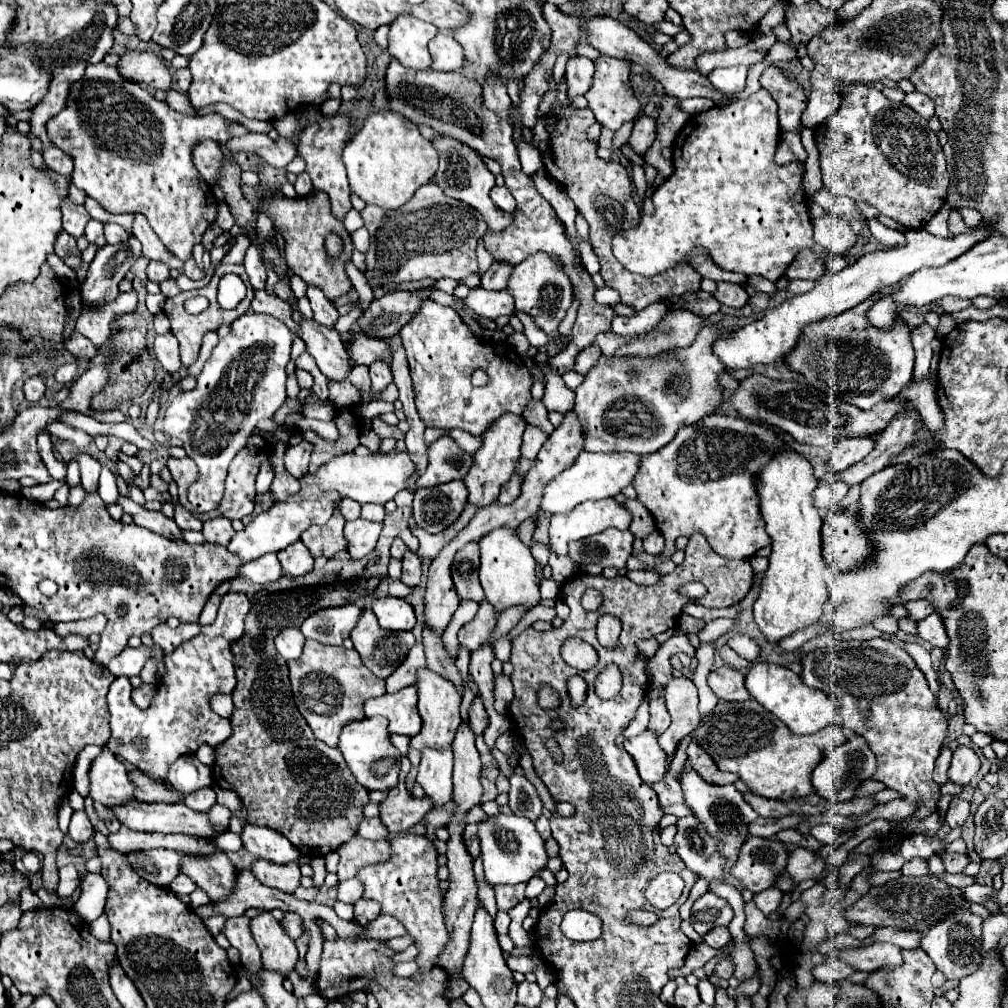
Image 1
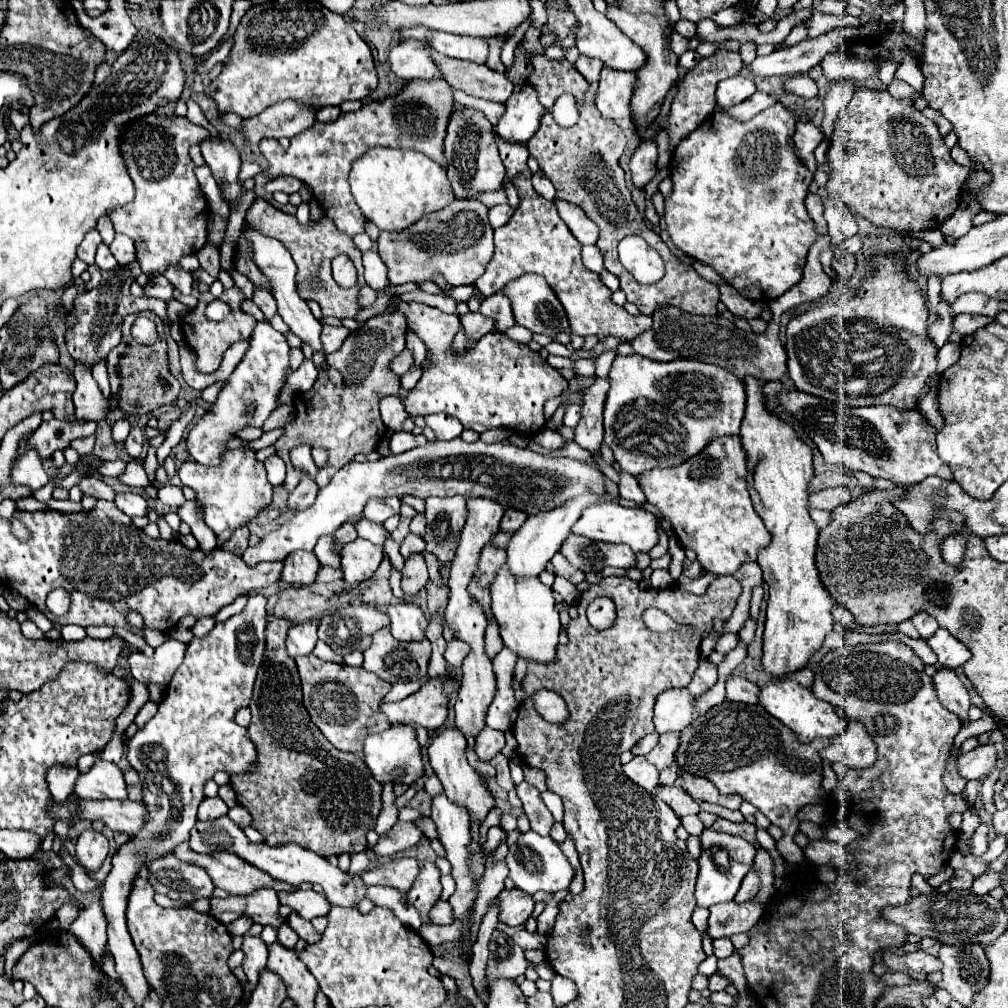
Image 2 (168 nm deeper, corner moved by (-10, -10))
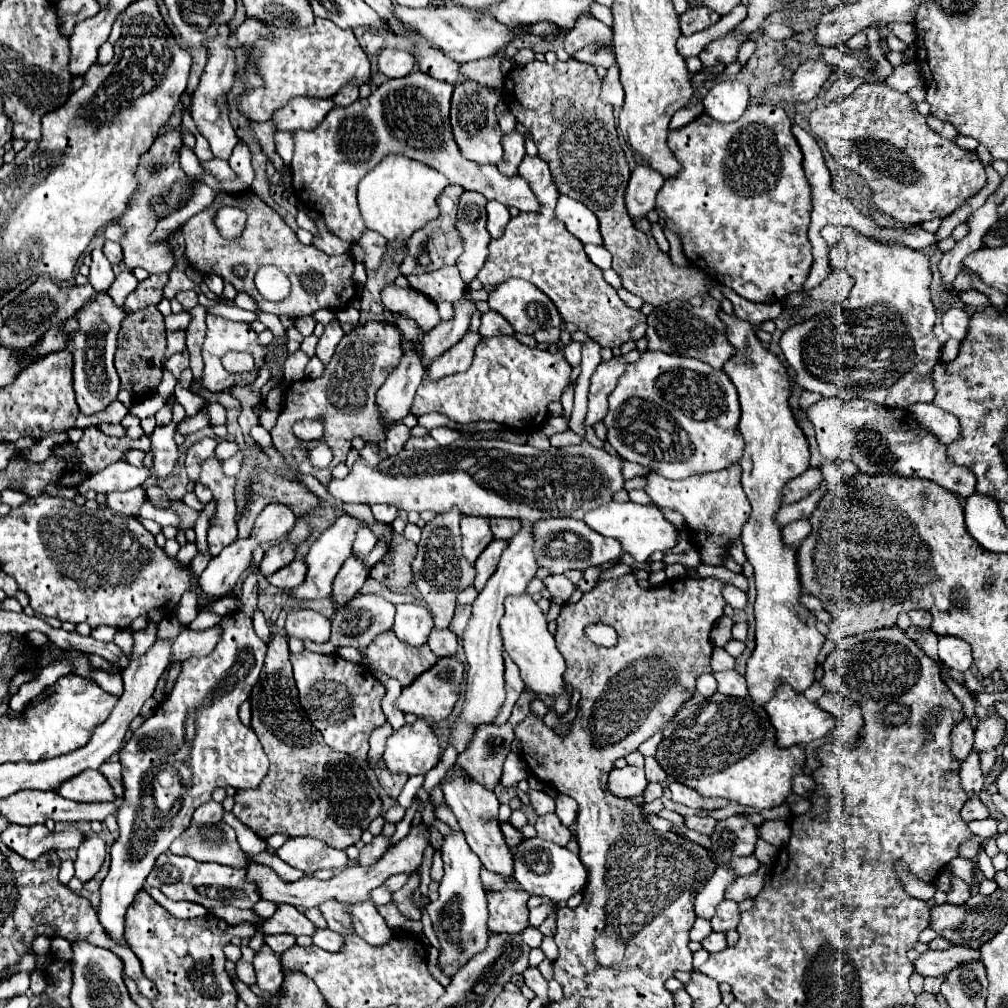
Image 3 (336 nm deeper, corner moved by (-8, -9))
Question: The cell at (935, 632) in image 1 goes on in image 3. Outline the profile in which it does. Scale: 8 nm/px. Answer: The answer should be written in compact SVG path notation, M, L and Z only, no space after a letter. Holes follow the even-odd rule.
M953 636L939 638L939 660L945 662L949 668L965 672L973 664L971 646L961 638L953 638Z

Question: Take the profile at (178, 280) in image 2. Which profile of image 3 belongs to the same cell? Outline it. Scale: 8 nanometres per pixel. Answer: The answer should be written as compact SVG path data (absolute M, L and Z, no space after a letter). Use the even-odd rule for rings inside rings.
M181 290L181 292L177 292L175 298L183 304L185 310L191 310L193 306L197 306L197 292L195 290Z

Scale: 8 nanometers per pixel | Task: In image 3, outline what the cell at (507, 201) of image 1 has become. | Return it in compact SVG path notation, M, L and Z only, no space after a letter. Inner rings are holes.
M489 202L487 204L487 230L491 234L491 238L501 238L507 222L511 220L507 206L503 206L501 202Z

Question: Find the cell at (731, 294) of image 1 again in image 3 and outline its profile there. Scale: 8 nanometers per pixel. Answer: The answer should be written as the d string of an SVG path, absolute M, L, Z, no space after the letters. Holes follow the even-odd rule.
M721 286L721 292L733 304L735 316L749 322L749 324L761 324L765 320L775 320L781 314L779 304L755 304L755 302L749 302L749 300L741 298L739 294L735 294L733 290L725 288L725 286Z

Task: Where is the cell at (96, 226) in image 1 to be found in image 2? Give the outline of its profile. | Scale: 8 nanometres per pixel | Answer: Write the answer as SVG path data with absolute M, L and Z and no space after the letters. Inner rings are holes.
M105 243L99 245L99 249L97 249L97 257L95 257L95 263L97 263L97 267L99 267L101 271L109 271L109 269L117 267L117 259L111 255L111 251L109 251L109 247L107 247Z

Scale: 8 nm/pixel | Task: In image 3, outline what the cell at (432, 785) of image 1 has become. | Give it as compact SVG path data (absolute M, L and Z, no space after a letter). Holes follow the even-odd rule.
M451 830L451 834L443 836L443 862L445 862L445 876L439 886L439 900L427 906L427 912L433 922L433 930L441 944L439 964L459 962L459 966L467 964L477 952L481 952L487 944L487 902L485 890L479 878L481 860L473 850L469 850L465 836L461 830Z

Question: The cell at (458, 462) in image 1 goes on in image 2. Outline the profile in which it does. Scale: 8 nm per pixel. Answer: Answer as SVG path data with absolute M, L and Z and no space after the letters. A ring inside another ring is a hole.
M459 437L451 441L433 441L401 455L347 463L337 471L327 487L319 489L317 501L311 507L295 513L293 519L263 537L259 545L249 547L241 557L249 567L255 567L261 561L285 559L297 549L313 551L321 535L329 535L351 517L361 515L369 499L387 499L393 495L399 499L405 495L421 499L453 495L463 495L465 499L485 497L497 501L505 509L519 509L527 515L537 515L561 507L585 491L593 491L599 497L605 495L605 475L585 461L569 457L543 457L529 449L507 443L465 443Z

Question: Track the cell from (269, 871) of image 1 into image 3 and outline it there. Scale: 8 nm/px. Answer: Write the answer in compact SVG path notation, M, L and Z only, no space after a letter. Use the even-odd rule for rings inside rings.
M329 900L329 902L323 902L323 904L319 906L319 910L321 910L321 914L325 916L329 930L339 932L339 934L349 934L349 932L353 932L351 918L349 918L349 914L347 914L347 904Z

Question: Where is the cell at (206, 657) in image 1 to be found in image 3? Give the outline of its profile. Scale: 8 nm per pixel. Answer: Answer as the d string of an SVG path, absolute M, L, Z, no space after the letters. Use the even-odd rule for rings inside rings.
M243 612L223 616L221 638L211 654L201 658L189 658L181 664L181 672L175 680L175 686L167 700L159 704L155 714L143 722L131 736L131 740L119 750L123 766L123 784L125 796L119 802L117 824L121 836L111 846L111 868L101 884L101 904L99 904L99 922L111 940L123 942L125 932L125 912L133 902L135 894L143 888L147 874L153 870L159 854L167 852L179 834L183 834L193 818L193 812L211 800L211 792L217 786L233 788L255 788L261 784L269 770L269 760L263 752L261 742L255 732L241 724L237 710L249 698L251 688L255 686L259 672L263 668L267 644L255 634L253 622Z

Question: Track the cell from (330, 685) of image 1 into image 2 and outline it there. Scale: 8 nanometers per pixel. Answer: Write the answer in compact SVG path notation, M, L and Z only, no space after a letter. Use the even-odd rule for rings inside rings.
M303 655L295 661L303 687L303 703L311 715L311 721L339 751L363 753L363 741L367 735L381 733L391 727L381 711L381 699L391 691L391 683L371 675L363 667L327 663L315 655Z

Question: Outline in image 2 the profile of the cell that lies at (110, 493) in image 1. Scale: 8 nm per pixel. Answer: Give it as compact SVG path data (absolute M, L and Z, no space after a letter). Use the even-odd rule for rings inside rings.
M117 493L115 503L117 503L117 507L119 507L125 515L129 515L129 517L135 517L135 515L143 517L143 515L149 513L147 501L145 501L141 495L137 495L137 493Z

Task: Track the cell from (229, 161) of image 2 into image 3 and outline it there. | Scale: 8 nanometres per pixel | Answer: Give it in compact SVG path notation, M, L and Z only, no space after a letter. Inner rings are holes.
M221 26L219 34L215 40L207 42L209 48L209 62L205 66L205 72L201 76L201 82L197 86L197 90L191 96L191 116L197 124L197 130L207 138L213 156L227 160L231 156L231 150L237 144L237 134L229 124L229 116L227 116L227 102L225 102L225 94L231 90L233 86L233 74L235 74L235 54L231 50L229 42L229 26Z

